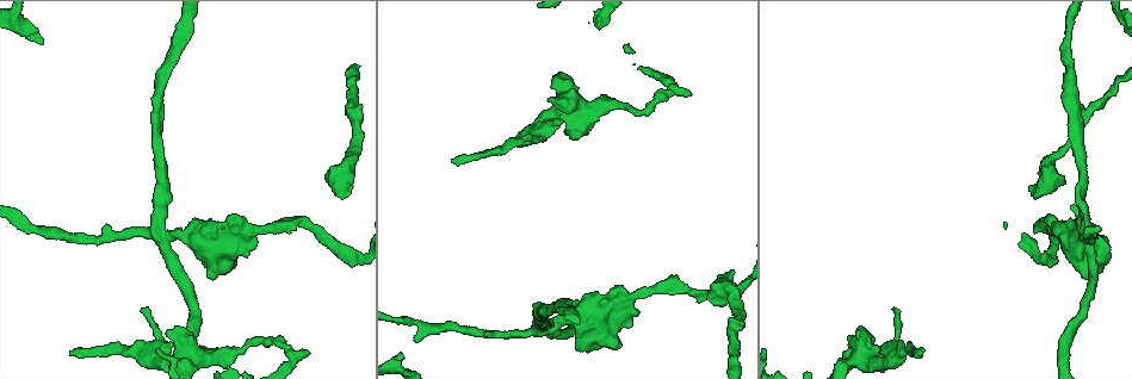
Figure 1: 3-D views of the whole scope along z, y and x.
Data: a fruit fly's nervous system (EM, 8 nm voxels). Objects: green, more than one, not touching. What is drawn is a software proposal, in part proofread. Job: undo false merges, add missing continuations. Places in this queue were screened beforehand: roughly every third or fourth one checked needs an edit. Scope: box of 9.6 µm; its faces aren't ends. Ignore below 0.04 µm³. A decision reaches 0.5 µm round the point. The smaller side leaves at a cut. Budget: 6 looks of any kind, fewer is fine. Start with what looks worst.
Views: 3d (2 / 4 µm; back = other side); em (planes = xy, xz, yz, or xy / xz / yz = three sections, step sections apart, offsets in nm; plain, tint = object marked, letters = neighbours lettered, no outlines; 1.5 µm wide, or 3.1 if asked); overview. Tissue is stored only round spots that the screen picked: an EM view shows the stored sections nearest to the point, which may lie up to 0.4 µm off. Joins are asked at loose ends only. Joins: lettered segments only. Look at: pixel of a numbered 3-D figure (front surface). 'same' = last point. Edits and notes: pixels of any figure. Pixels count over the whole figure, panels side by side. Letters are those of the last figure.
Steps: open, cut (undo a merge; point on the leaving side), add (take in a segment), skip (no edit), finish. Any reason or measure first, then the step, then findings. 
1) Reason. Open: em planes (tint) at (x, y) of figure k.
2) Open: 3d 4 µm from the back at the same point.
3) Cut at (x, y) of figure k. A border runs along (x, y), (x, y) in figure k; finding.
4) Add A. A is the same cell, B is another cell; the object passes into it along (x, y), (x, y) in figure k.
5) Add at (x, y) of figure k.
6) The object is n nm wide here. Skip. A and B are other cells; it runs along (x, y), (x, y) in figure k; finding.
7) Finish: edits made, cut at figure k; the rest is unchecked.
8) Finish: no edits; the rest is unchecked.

An open end. Open: em yz step 4 (tint) at (70, 353) of figure 1.

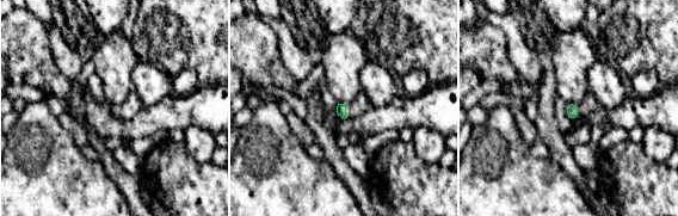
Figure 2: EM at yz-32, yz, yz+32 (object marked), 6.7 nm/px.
Open: em xz step 4 (letters) at the same point.

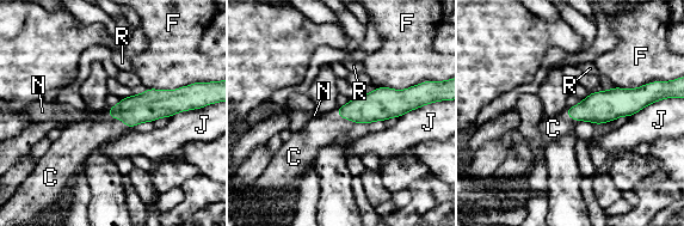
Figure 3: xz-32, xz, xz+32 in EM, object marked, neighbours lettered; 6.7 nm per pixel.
The object is 180 nm wide here. Add C. C is the same cell, F, J, N and R are other cells; the object passes into it along (152, 104), (118, 117), (87, 135) in figure 3; it goes on there.

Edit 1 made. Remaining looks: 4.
Open: overview.

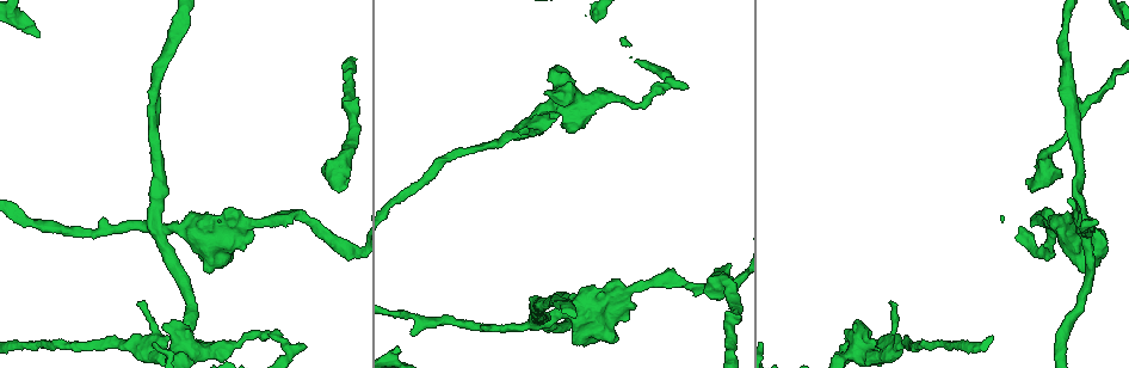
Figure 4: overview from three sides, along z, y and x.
Sudden change in width. Open: em planes (letters) at (160, 226) of figure 4.

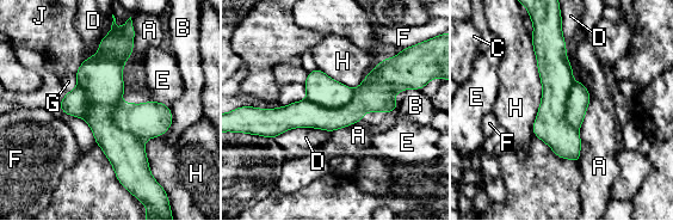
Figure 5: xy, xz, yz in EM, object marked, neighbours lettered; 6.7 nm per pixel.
The object is 320 nm wide here. Cut at (321, 90) of figure 5. A, B, C, D, E, F, G, H and J are other cells; a second neuron is stuck on.

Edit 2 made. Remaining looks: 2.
Finish: edits made, add at figure 3, cut at figure 5; the rest is unchecked.

